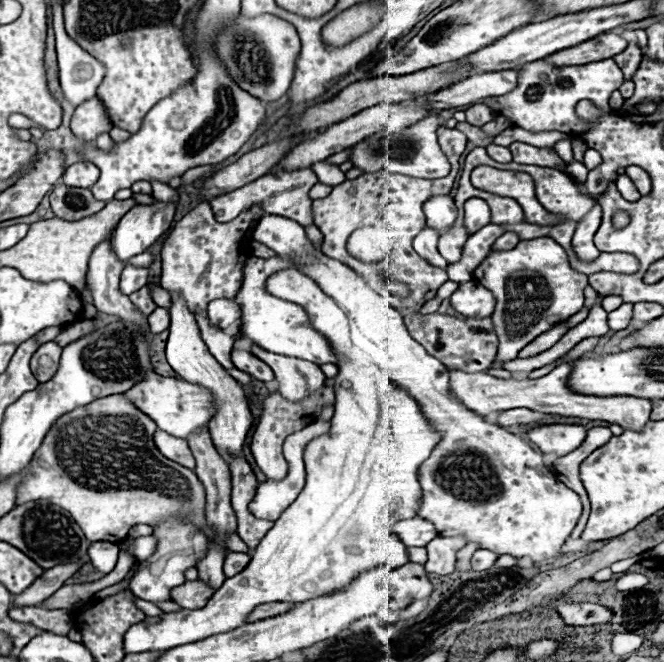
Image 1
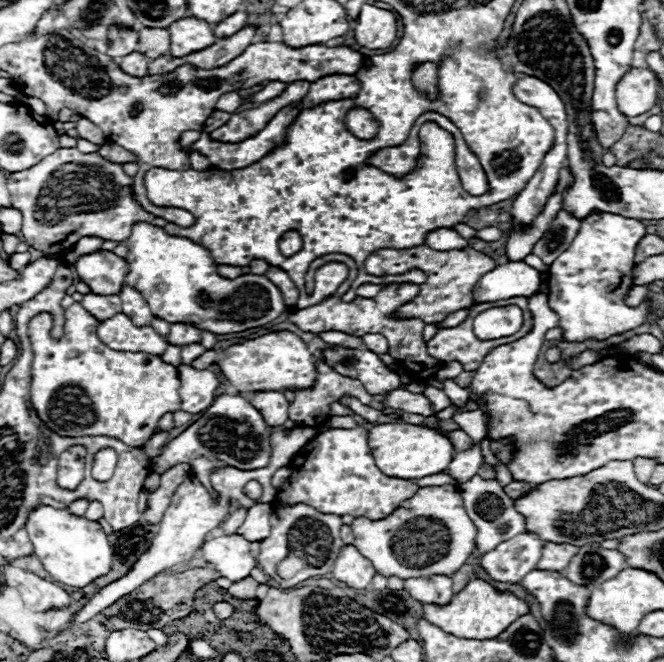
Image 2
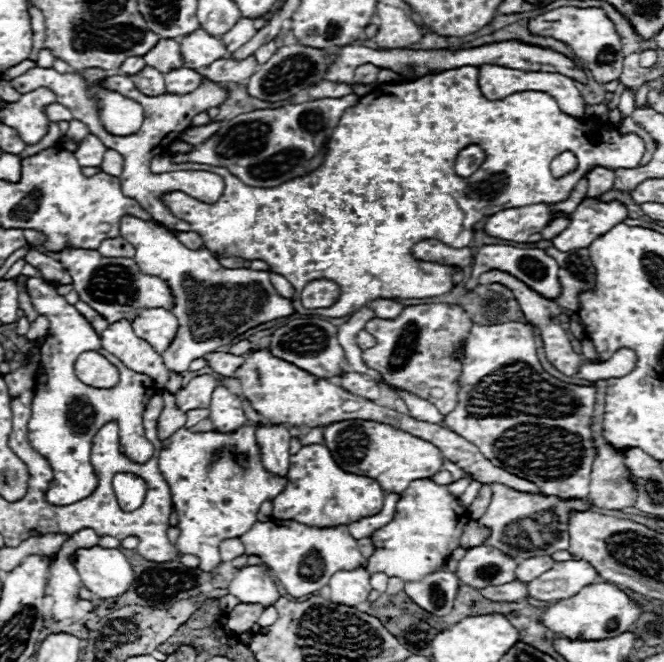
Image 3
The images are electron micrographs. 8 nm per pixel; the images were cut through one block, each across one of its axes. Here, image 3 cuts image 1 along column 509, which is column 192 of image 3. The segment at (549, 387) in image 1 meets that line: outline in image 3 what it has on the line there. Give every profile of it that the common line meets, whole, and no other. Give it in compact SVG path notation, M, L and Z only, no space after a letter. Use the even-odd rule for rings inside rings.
M210 374L196 376L184 388L178 390L176 406L182 412L194 410L194 408L208 408L210 406L210 396L212 396L216 386L218 386L218 380L214 376L210 376Z

